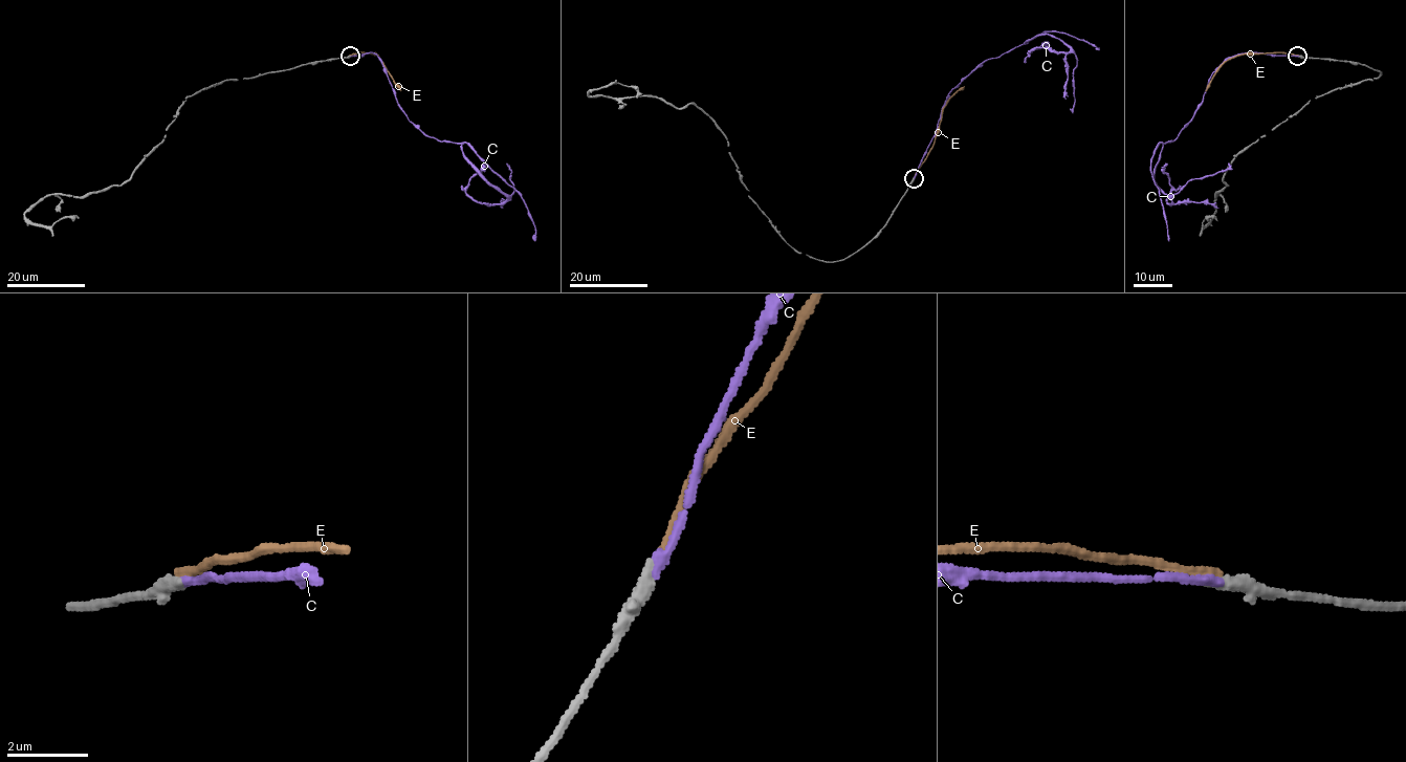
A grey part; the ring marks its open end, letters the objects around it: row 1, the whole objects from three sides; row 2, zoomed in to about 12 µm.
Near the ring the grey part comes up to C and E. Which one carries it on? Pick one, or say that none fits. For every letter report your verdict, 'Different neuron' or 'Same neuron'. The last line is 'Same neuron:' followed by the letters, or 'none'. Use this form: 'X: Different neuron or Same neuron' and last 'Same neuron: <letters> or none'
C: Same neuron
E: Different neuron
Same neuron: C

